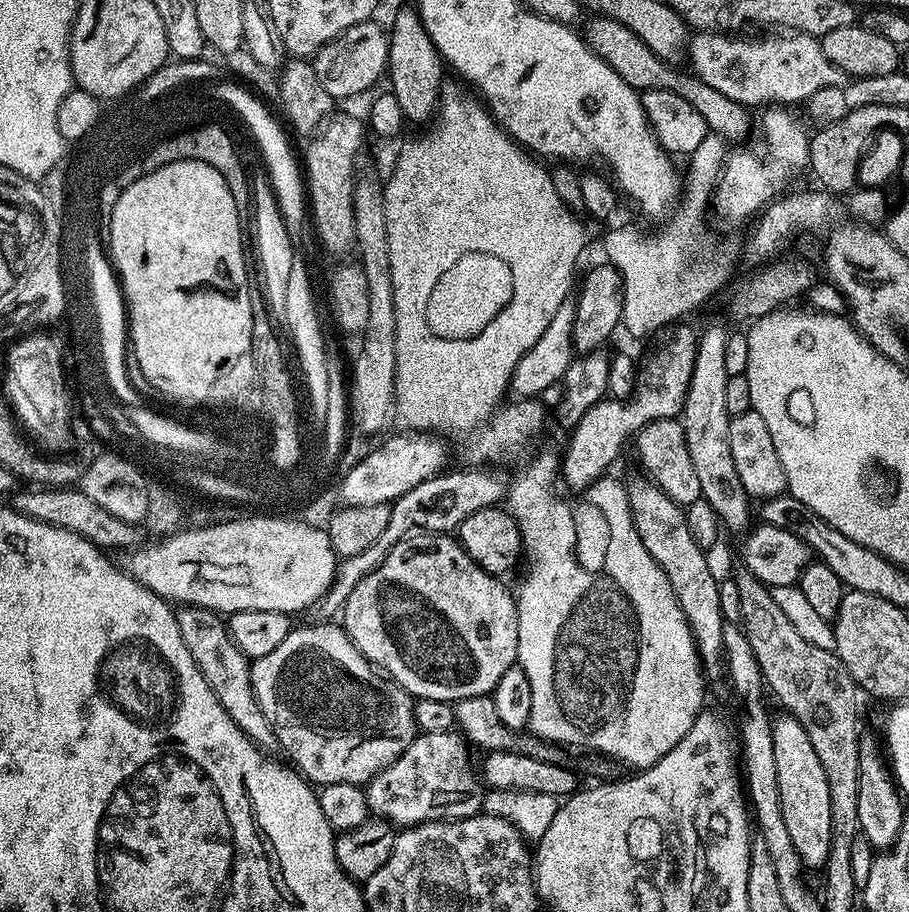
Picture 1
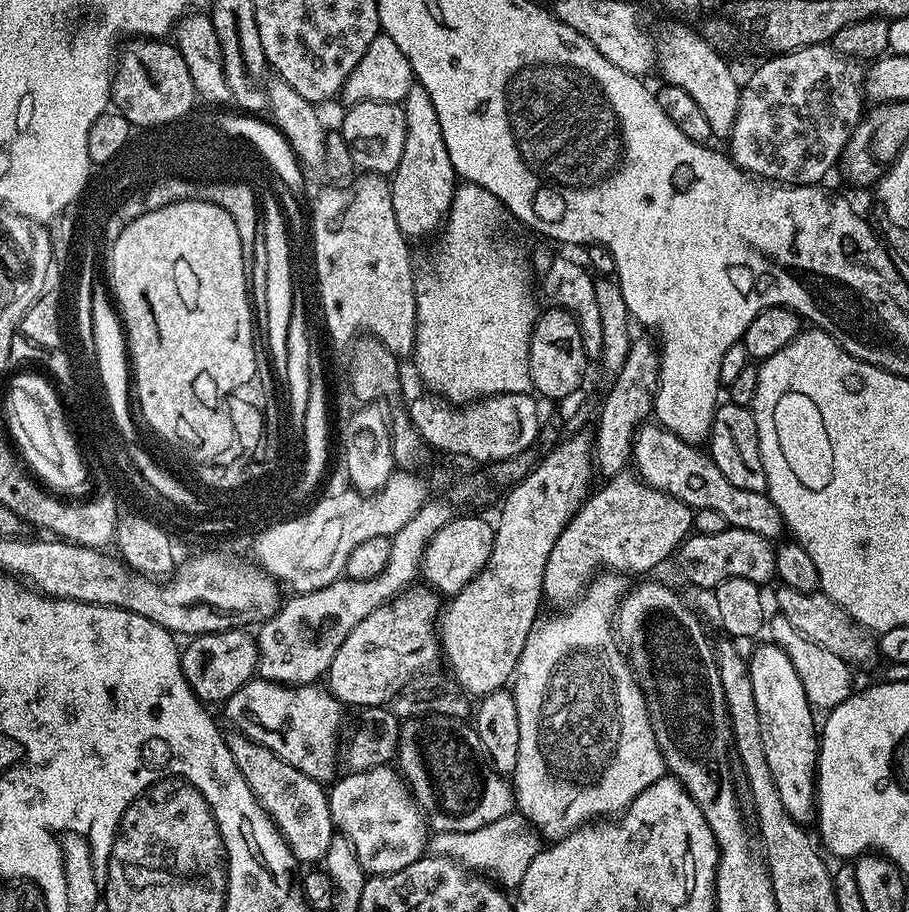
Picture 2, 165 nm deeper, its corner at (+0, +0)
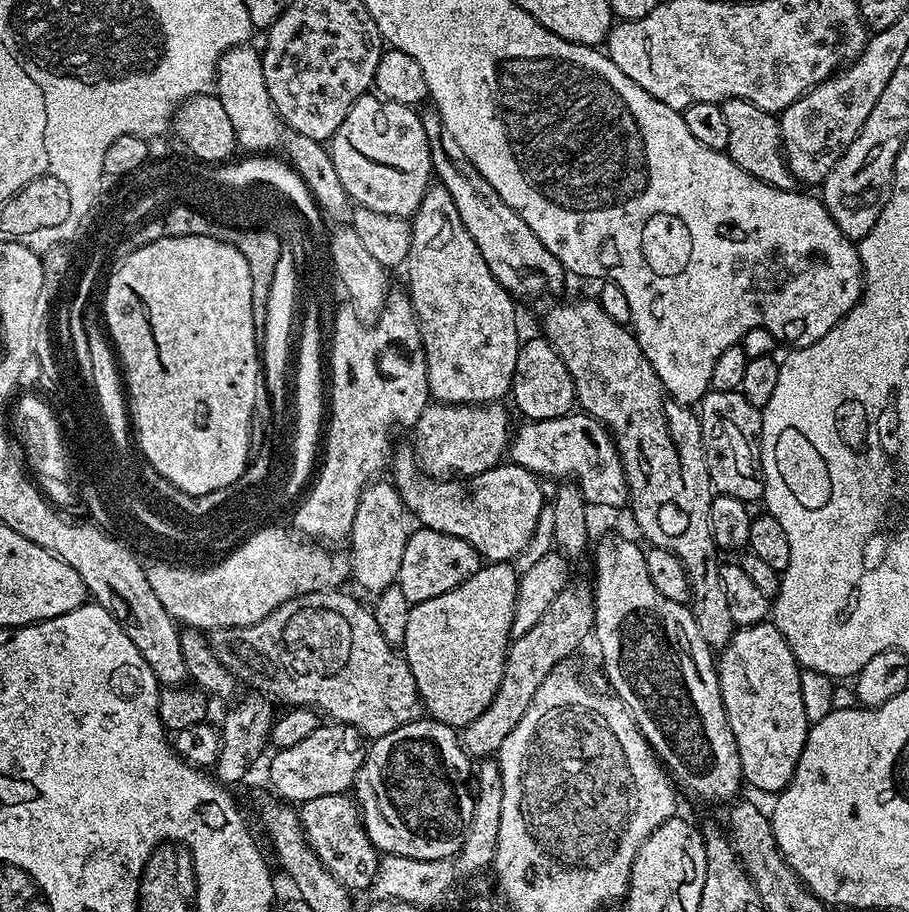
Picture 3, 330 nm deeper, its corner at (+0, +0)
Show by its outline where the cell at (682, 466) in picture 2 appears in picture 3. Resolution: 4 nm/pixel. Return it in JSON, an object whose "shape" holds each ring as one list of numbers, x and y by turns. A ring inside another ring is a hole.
{"shape":[[571,412,564,416,559,416,554,419,542,419,542,420,534,420,534,421,525,421,521,423,521,427,515,429,513,436,509,442,508,449,508,458,511,463,522,466,524,469,528,469,531,472,535,473,537,476,545,478,544,476,552,476,556,478,555,480,566,480,570,479,574,481,577,486,580,488,583,498,585,501,591,506,602,506,604,508,620,508,624,505,624,507,629,503,629,486,626,482,625,470,621,464,620,452,616,448,616,444,614,439,612,439,611,432,607,427,594,416,590,416,585,412]]}

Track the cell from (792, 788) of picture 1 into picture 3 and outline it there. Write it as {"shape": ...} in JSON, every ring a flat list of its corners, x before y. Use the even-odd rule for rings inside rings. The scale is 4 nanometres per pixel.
{"shape":[[771,622,755,624,749,628,736,628,728,639,728,645,719,653,716,673,720,679,720,693,726,706,726,718,738,746,742,774,744,780,752,783,760,792,779,794,782,789,787,788,804,749,810,725,806,710,802,710,801,671,786,638,782,638,776,625]]}

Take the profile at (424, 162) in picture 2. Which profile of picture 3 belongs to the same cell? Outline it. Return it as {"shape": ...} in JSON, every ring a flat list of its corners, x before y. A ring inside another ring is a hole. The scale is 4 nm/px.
{"shape":[[433,183,426,190,418,210,412,213,410,217,410,223,412,226,412,241,410,242,410,250,406,261,406,269,408,268,408,288,406,287,406,292,412,302,416,323,420,325,422,346,424,347,426,366,428,367,428,391,431,399,442,404,490,404,503,401,509,395,512,386,514,370,518,362,518,350,522,343,522,336,516,333,517,301,491,274,490,267,486,266,486,261,482,258,481,251,478,250,478,246,475,245,469,231,463,226,462,220,458,216,458,209,454,204,454,199,450,198,449,191,441,183]]}

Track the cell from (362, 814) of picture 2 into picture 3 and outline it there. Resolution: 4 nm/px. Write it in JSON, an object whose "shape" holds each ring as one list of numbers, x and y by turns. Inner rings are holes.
{"shape":[[343,792,322,794,322,798,310,798,305,804,299,805,298,811,304,836,308,839,308,845,318,854,322,866,326,866,326,870,349,890,371,889,375,885,382,856,366,834,364,819,360,817,355,799]]}

